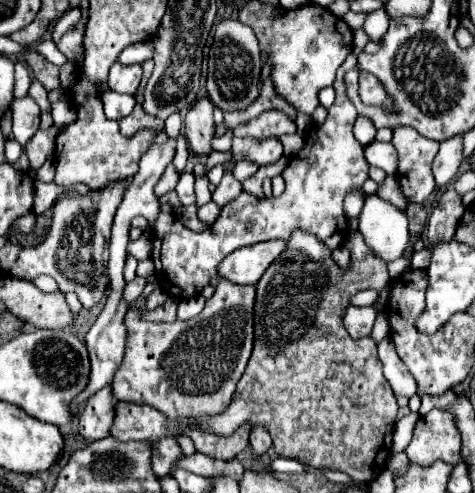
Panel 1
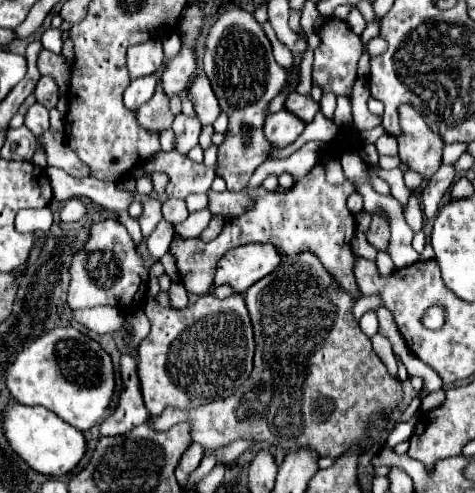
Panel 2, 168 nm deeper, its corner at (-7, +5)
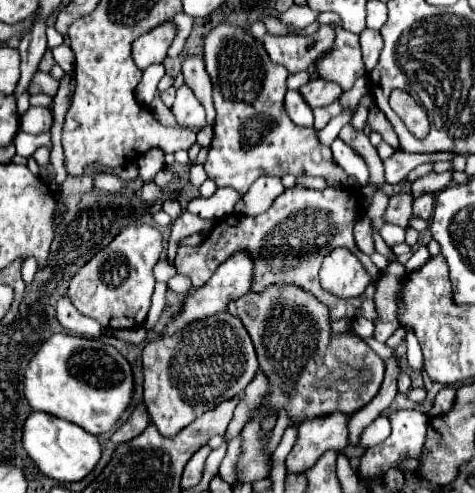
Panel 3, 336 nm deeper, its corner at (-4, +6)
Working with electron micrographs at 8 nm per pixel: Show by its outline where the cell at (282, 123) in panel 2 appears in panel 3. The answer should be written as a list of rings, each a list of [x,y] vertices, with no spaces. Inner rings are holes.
[[[288,90],[288,92],[286,92],[284,106],[286,106],[286,112],[288,112],[288,116],[292,118],[292,122],[296,122],[296,126],[308,126],[308,128],[314,126],[312,110],[310,110],[310,106],[302,100],[302,96],[300,96],[298,90],[294,90],[294,92]]]

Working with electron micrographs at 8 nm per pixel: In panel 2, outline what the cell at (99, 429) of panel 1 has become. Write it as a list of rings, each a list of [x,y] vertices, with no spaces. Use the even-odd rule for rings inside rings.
[[[131,353],[121,355],[121,399],[117,409],[99,425],[101,435],[115,437],[125,435],[133,427],[145,423],[149,419],[149,411],[145,409],[143,395],[141,395],[141,383],[137,375],[137,359]]]

